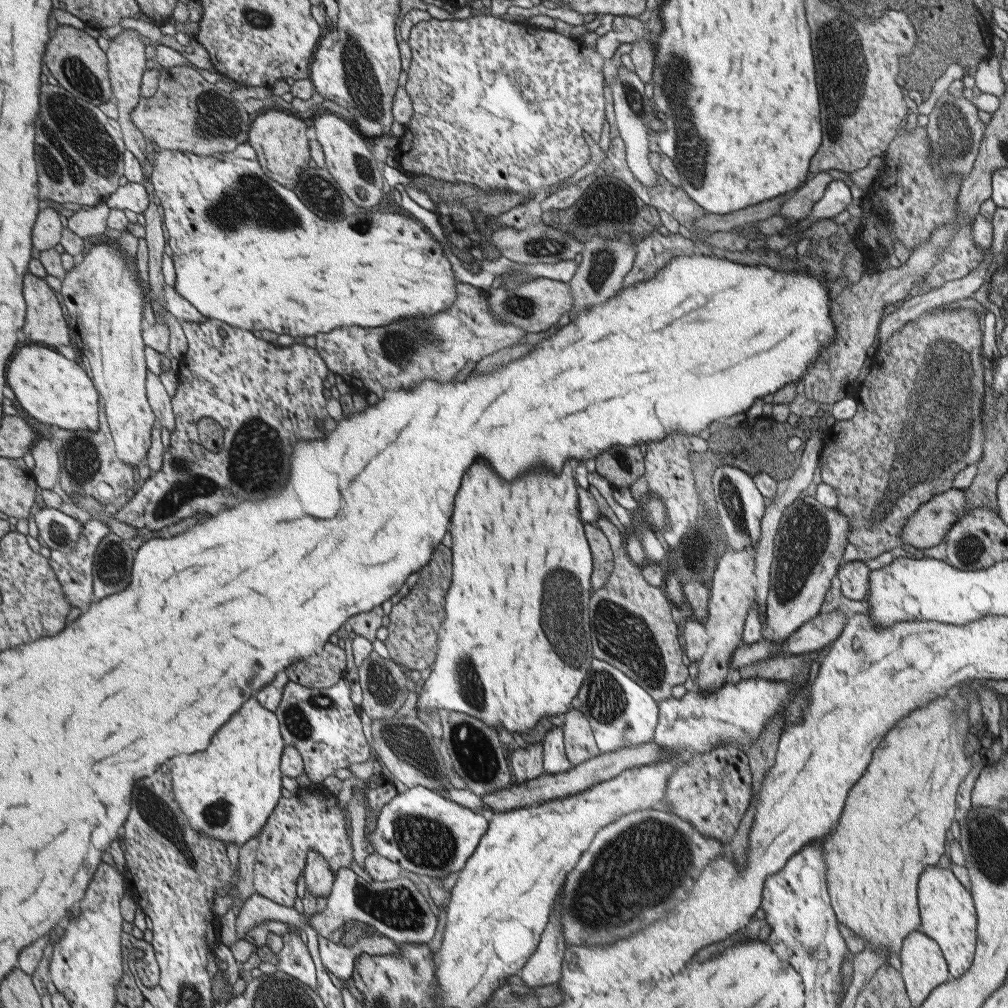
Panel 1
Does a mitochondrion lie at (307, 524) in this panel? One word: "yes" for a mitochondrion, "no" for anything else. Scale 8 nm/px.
no

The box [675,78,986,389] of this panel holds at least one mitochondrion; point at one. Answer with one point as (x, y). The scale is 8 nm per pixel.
(957, 135)

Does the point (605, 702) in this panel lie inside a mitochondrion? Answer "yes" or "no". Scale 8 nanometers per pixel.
yes

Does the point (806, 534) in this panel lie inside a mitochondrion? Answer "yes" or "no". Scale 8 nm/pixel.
yes

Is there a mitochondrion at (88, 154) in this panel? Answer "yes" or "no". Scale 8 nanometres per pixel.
yes

